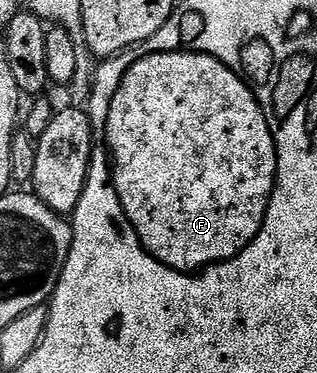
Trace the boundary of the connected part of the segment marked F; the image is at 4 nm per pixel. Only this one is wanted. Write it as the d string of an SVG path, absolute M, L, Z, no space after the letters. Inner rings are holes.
M191 44L162 48L160 52L152 50L148 56L135 56L135 60L127 64L127 72L119 76L115 89L117 92L111 92L111 100L107 100L103 140L93 140L93 144L103 144L103 160L107 160L107 184L111 184L115 200L119 200L119 212L123 212L123 220L127 220L127 228L131 228L131 236L135 236L139 252L143 252L147 260L161 260L167 266L175 266L191 274L215 274L216 270L234 265L253 249L267 228L279 186L279 142L275 128L271 128L271 116L267 116L267 108L263 108L263 96L259 96L259 90L247 76L243 76L243 72L239 72L239 68L235 68L235 64L227 64L223 56L215 56L215 52L207 52L205 48L191 48Z

